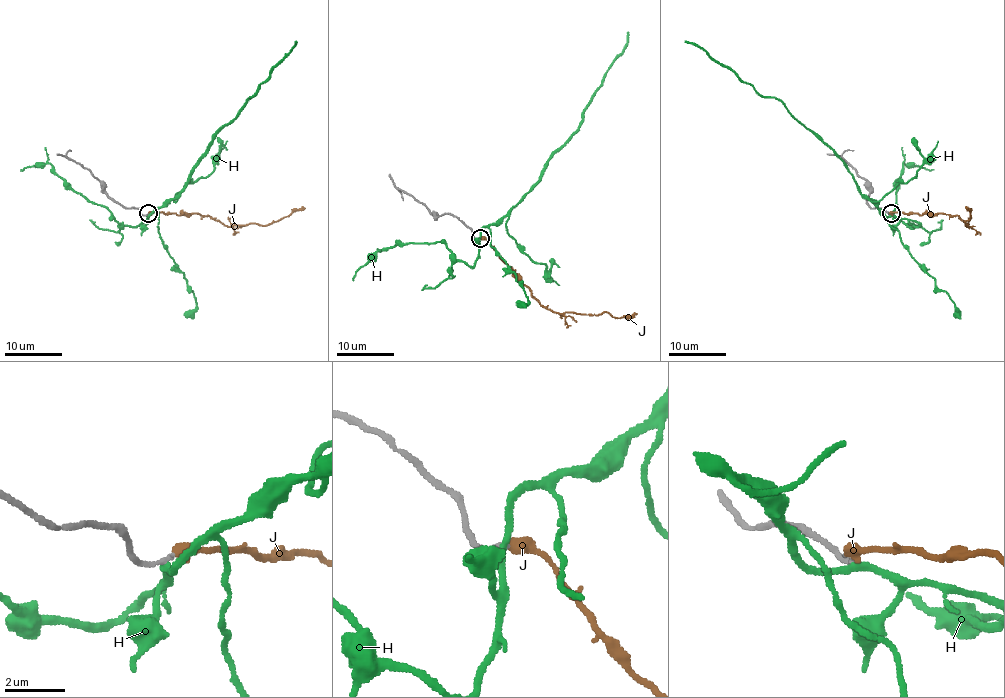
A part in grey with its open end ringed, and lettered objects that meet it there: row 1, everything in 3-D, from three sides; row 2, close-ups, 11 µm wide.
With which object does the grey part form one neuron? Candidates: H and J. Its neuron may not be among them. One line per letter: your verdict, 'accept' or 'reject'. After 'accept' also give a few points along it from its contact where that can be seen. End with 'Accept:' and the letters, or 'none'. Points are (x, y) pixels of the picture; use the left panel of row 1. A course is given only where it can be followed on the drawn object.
H: reject
J: reject
Accept: none

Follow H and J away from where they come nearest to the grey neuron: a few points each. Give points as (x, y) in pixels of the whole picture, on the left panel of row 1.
H: (147, 215), (164, 207), (181, 191), (213, 138), (237, 116), (296, 40)
J: (149, 214), (208, 215), (228, 226), (269, 225), (305, 208)

